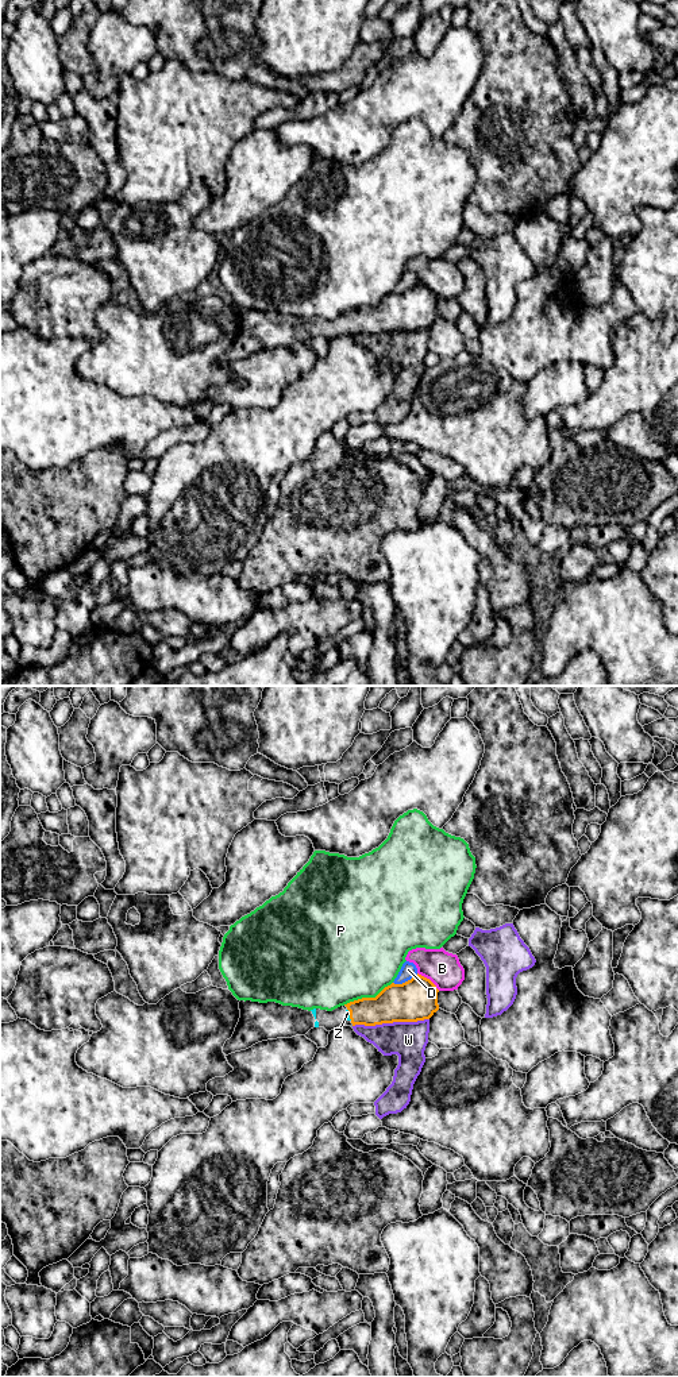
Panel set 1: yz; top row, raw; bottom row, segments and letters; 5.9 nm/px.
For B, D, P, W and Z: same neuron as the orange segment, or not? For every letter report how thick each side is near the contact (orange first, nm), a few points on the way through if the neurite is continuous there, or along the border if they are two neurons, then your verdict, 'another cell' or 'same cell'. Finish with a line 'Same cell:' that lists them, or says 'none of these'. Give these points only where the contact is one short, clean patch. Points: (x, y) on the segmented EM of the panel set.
B: calibres 260 and 200 nm; another cell
D: calibres 260 and 90 nm; another cell
P: calibres 240 and 480 nm; another cell
W: calibres 260 and 220 nm; another cell
Z: calibres 200 and 30 nm; way yz (390, 1005), (380, 1010), (350, 1014), (347, 1013); same cell
Same cell: Z

